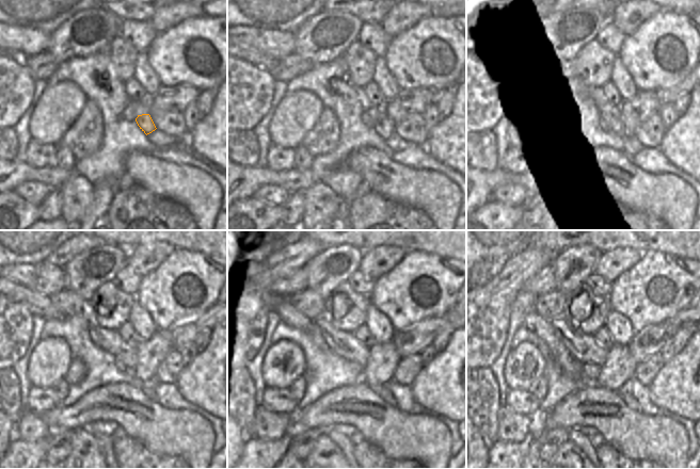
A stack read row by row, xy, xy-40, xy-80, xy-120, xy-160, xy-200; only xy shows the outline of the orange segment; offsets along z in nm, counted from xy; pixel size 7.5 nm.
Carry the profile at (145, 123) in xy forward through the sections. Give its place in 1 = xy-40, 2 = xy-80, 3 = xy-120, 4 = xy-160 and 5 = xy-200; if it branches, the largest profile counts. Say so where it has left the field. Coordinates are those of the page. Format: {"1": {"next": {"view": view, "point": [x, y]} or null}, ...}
{"1": {"next": {"view": "xy-40", "point": [376, 117]}}, "2": {"next": {"view": "xy-80", "point": [608, 116]}}, "3": {"next": {"view": "xy-120", "point": [109, 340]}}, "4": {"next": {"view": "xy-160", "point": [344, 343]}}, "5": {"next": {"view": "xy-200", "point": [584, 348]}}}

